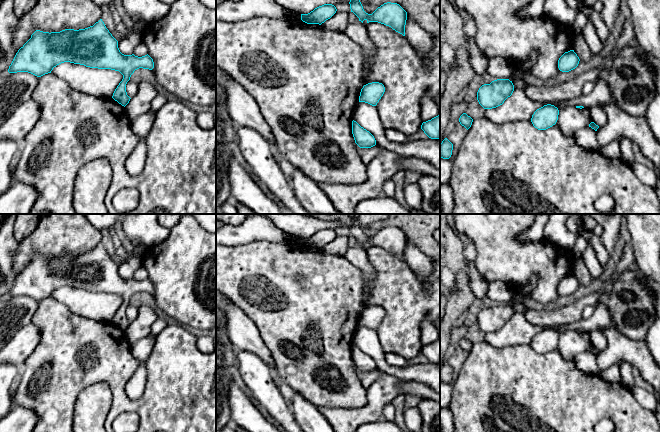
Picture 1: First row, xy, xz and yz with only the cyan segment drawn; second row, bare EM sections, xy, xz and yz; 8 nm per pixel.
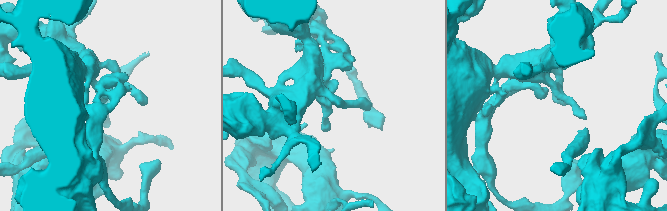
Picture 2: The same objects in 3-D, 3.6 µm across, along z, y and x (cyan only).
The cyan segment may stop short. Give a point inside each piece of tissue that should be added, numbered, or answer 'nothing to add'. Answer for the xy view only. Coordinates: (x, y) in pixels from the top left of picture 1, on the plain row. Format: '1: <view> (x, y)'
nothing to add

